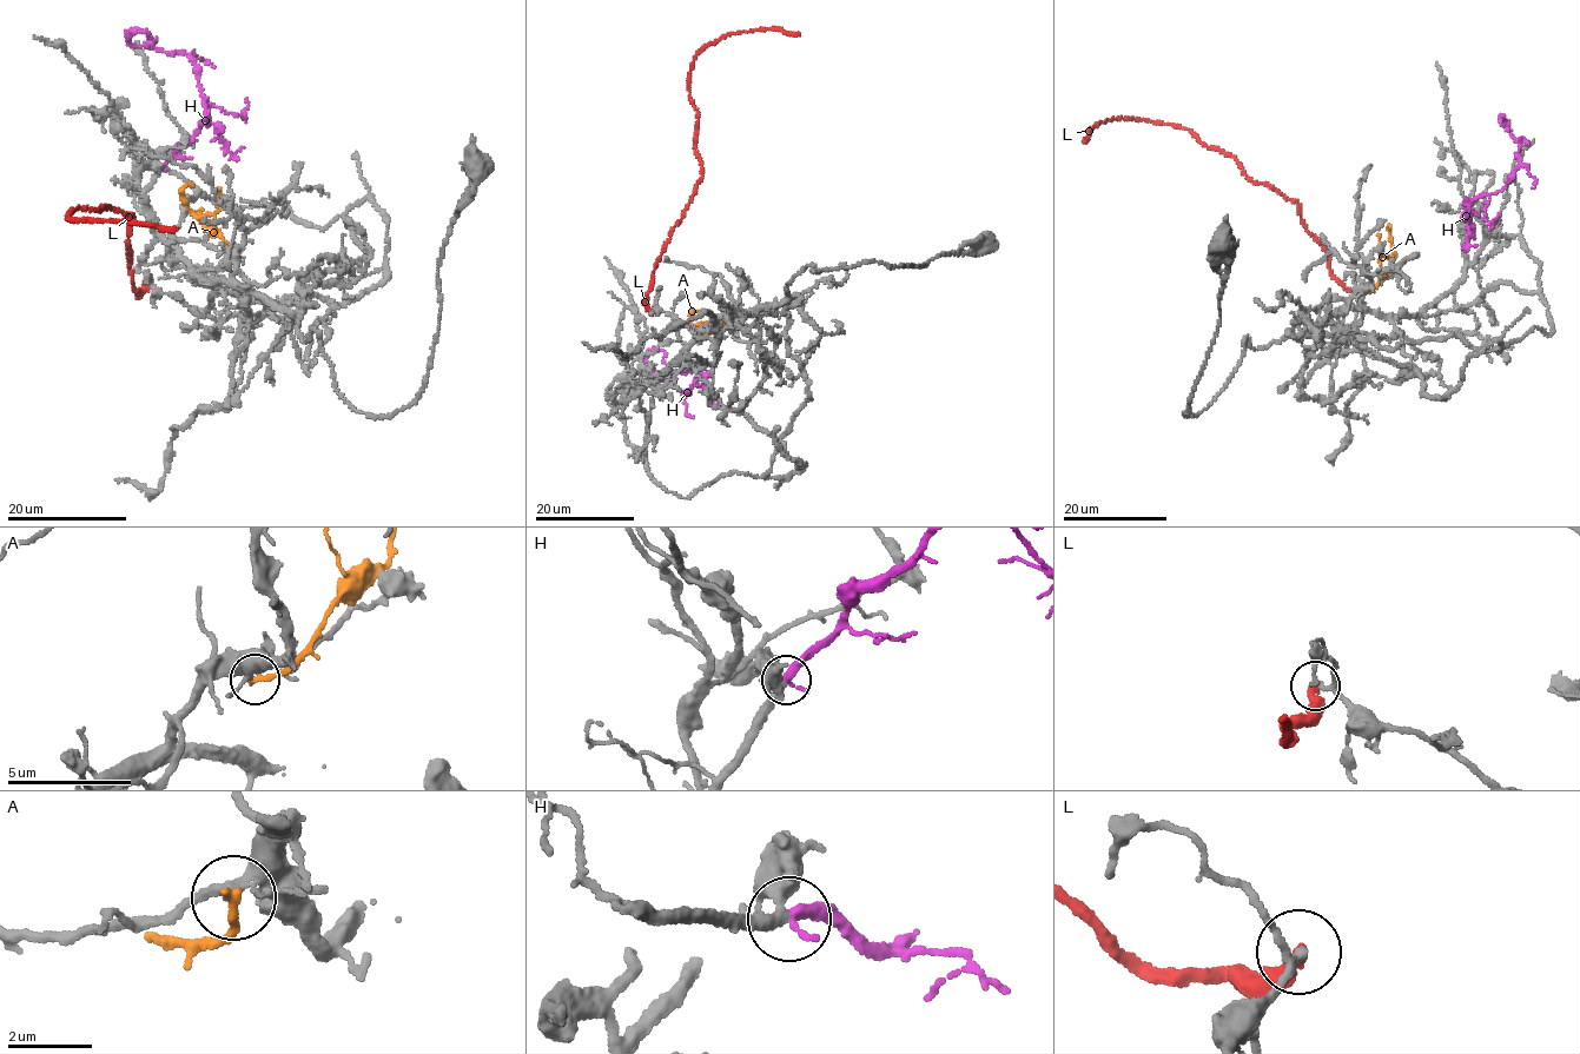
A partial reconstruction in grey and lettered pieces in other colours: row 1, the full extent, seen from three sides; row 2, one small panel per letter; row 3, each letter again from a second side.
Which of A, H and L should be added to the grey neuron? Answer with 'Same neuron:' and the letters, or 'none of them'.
Same neuron: H

